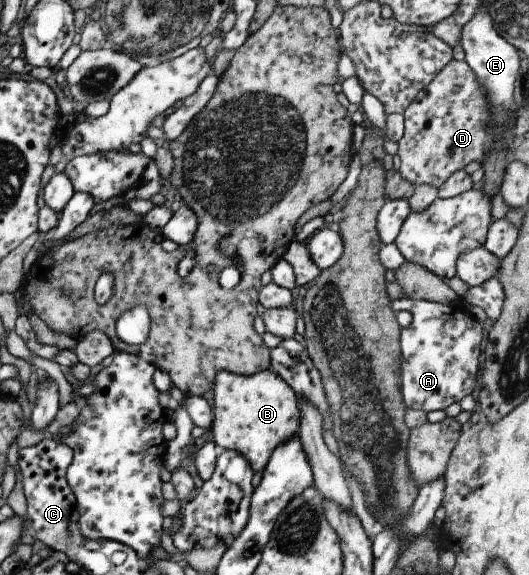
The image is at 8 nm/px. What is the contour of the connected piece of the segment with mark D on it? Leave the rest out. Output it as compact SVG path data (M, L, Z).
M452 59L446 63L440 72L418 95L414 101L406 107L403 115L403 135L398 143L397 155L400 159L398 173L404 181L408 181L413 187L428 185L439 188L454 171L464 170L464 166L471 161L480 162L484 149L488 142L486 135L486 97L476 81L474 73L464 61Z

